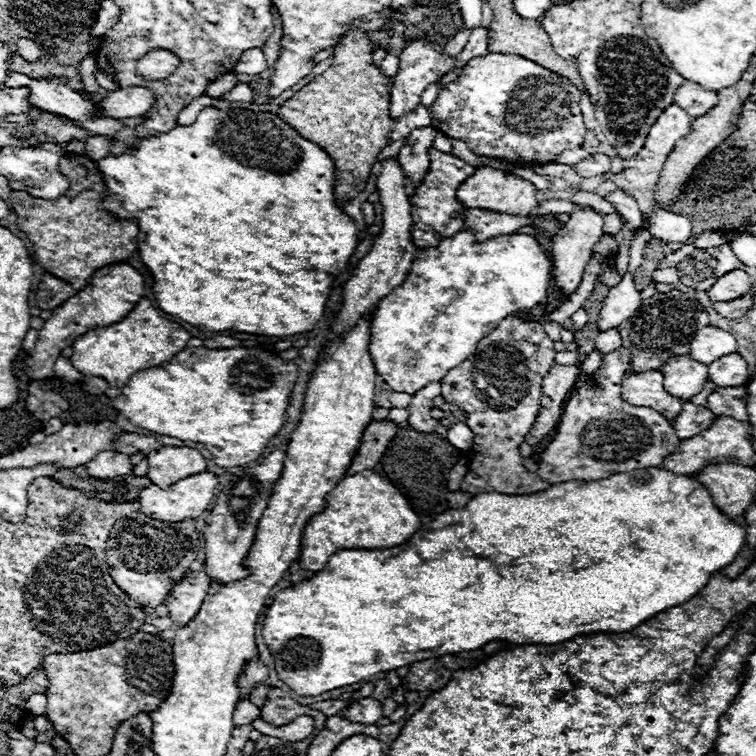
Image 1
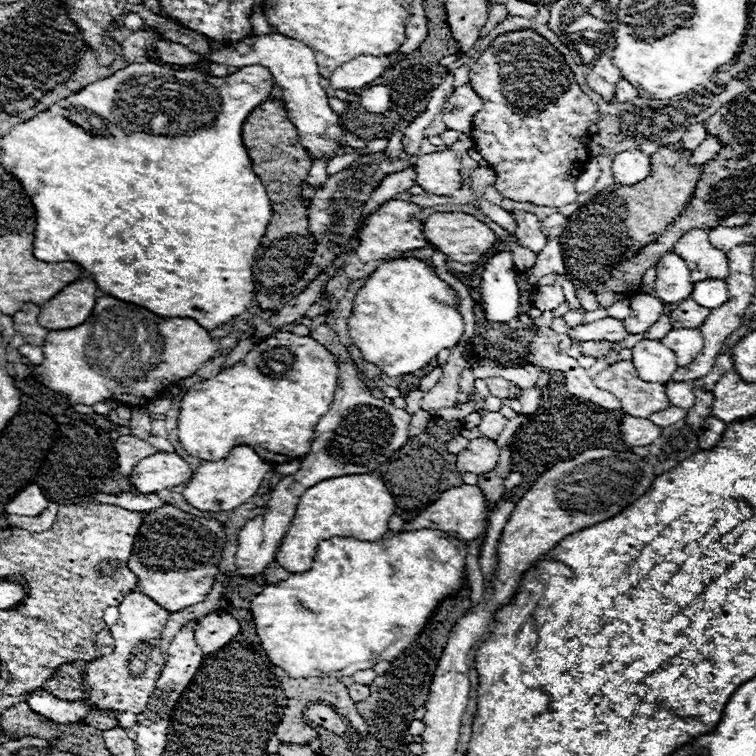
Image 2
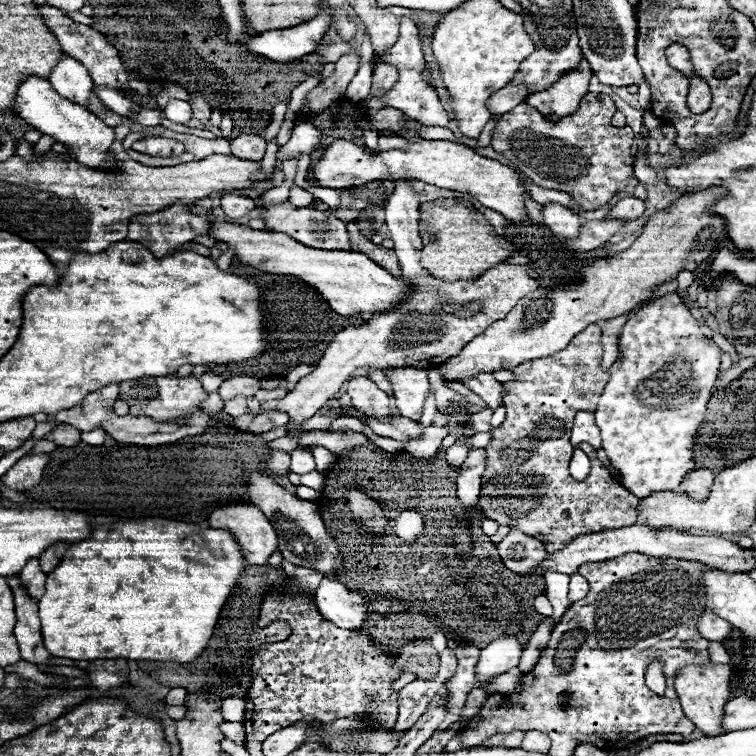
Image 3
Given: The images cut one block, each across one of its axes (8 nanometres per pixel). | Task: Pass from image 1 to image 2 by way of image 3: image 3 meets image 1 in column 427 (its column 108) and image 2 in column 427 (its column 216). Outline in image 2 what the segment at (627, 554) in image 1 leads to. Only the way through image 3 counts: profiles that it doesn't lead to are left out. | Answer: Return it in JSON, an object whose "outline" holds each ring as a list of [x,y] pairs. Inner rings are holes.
{"outline":[[[414,530],[414,532],[400,532],[394,534],[390,538],[382,538],[376,542],[358,542],[354,538],[332,538],[332,540],[324,540],[318,544],[312,568],[308,572],[302,574],[290,574],[286,580],[280,580],[276,584],[266,584],[262,588],[262,592],[258,596],[252,598],[250,602],[250,610],[254,616],[254,624],[256,624],[256,634],[262,642],[264,652],[268,654],[268,660],[274,666],[284,668],[284,672],[288,672],[288,676],[292,678],[308,678],[308,676],[352,676],[356,670],[364,670],[364,668],[372,668],[378,660],[394,660],[400,652],[404,652],[420,634],[420,630],[426,626],[432,610],[438,606],[440,600],[444,600],[446,596],[450,596],[452,592],[456,592],[464,580],[464,560],[466,560],[466,550],[460,542],[456,542],[450,536],[436,536],[436,530]]]}

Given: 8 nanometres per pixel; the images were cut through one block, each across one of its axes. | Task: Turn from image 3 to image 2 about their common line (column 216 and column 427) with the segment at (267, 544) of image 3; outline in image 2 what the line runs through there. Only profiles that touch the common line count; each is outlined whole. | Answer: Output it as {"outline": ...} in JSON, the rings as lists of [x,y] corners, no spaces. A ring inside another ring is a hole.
{"outline":[[[462,484],[458,488],[450,488],[446,492],[440,494],[440,498],[430,504],[422,514],[418,514],[414,520],[408,520],[402,528],[402,532],[408,530],[420,530],[420,528],[432,528],[432,530],[442,530],[442,532],[450,532],[454,538],[468,542],[478,538],[484,530],[486,530],[486,500],[480,492],[478,486],[470,486],[470,484]]]}

